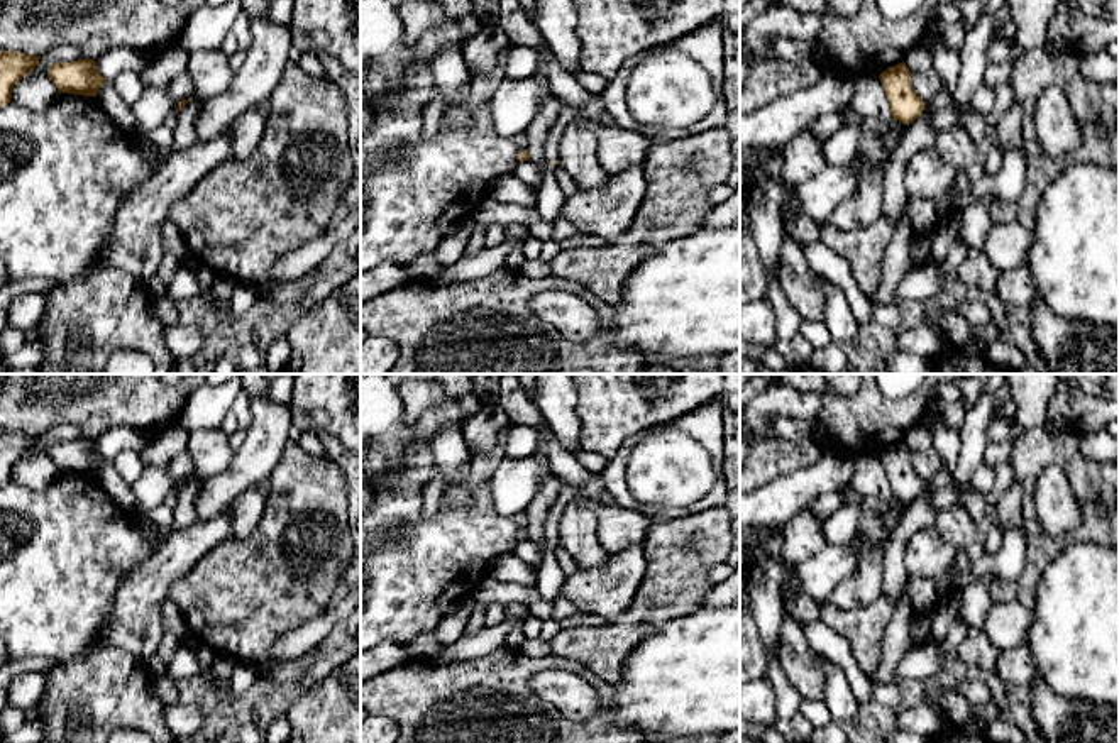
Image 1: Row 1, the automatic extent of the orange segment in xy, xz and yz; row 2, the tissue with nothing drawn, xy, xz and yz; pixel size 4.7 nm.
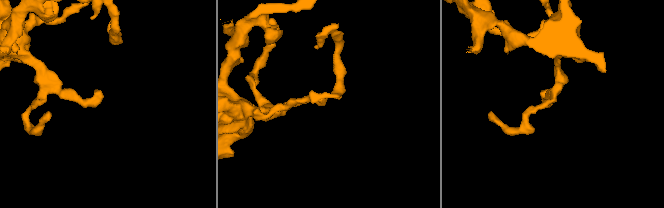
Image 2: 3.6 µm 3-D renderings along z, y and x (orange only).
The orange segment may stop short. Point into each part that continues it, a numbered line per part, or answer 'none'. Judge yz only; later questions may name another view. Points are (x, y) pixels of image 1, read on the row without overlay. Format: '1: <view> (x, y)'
none

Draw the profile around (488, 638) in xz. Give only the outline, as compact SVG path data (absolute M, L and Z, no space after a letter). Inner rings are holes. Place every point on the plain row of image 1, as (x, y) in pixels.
M504 618L501 623L484 626L474 635L464 633L455 643L442 647L440 652L427 662L450 663L488 655L511 643L511 630L515 625L516 618Z

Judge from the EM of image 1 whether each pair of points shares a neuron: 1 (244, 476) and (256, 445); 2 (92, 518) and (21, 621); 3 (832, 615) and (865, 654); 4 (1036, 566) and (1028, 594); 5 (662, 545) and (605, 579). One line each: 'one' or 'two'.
1: one
2: one
3: one
4: one
5: two

